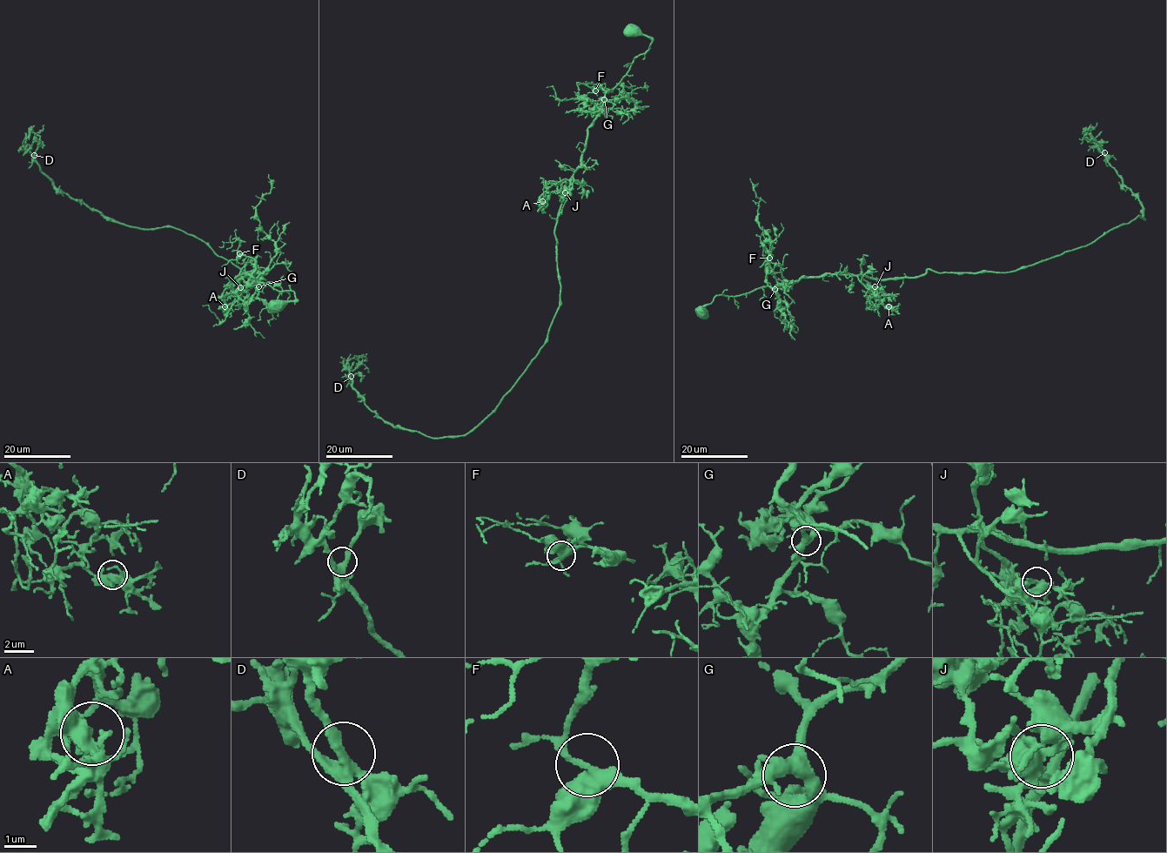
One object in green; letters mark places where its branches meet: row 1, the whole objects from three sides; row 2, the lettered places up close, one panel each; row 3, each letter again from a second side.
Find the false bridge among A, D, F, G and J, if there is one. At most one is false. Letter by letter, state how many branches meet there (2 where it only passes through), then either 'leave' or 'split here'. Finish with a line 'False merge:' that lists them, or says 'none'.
A: 3 branches meet; leave
D: 3 branches meet; leave
F: 3 branches meet; leave
G: 3 branches meet; leave
J: 3 branches meet; split here
False merge: J

